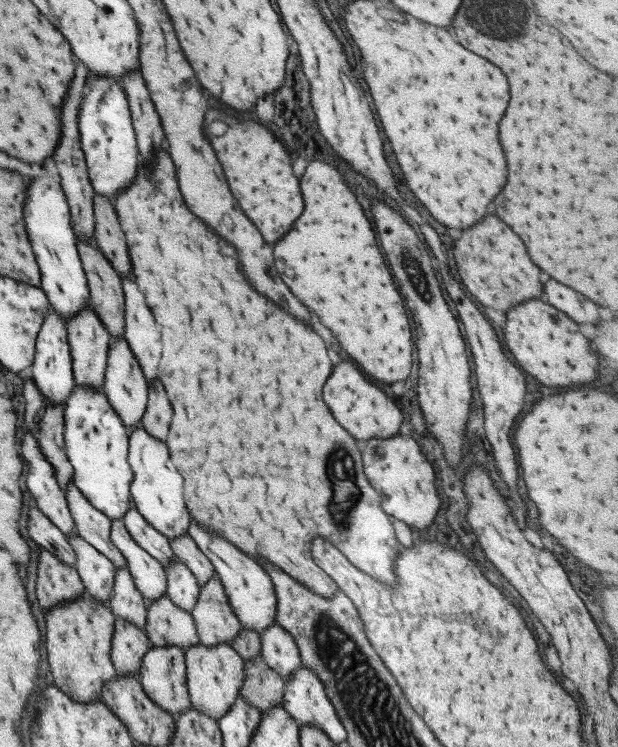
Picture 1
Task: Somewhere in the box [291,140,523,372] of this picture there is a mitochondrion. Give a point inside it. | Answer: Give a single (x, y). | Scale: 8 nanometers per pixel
(411, 267)

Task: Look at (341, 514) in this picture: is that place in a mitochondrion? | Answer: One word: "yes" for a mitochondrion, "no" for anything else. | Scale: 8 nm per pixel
yes

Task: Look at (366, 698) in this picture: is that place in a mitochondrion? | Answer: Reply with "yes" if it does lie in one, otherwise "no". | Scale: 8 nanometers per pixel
yes

